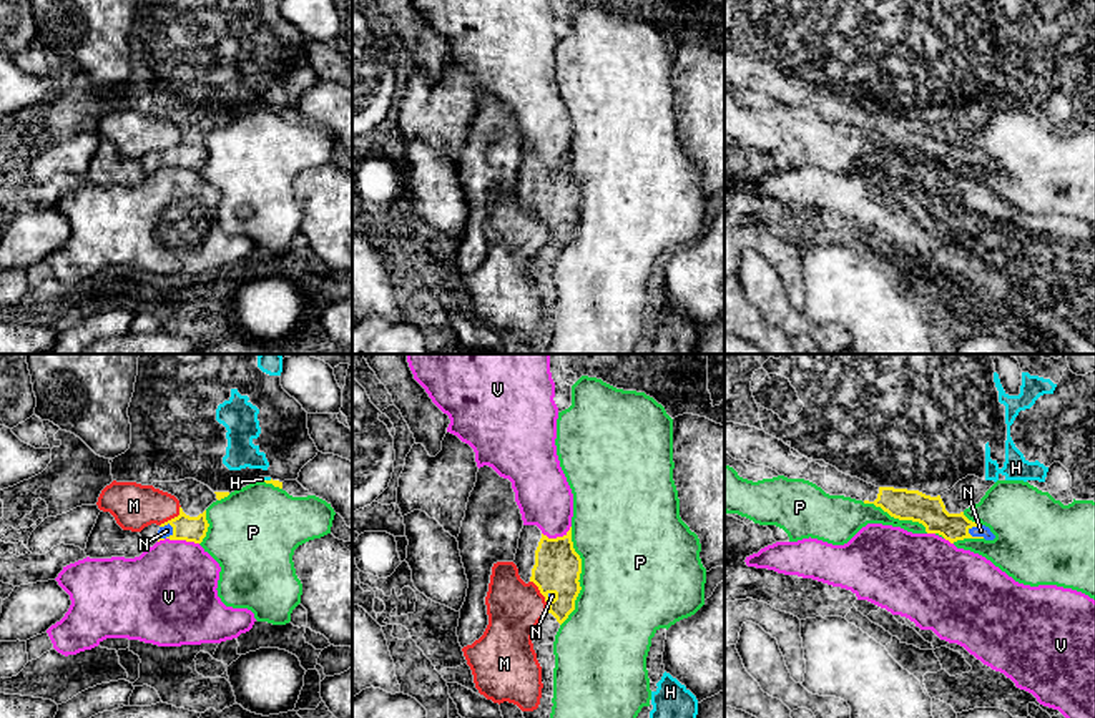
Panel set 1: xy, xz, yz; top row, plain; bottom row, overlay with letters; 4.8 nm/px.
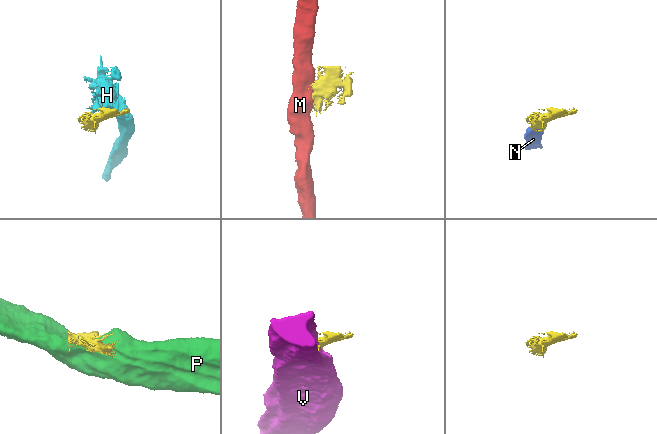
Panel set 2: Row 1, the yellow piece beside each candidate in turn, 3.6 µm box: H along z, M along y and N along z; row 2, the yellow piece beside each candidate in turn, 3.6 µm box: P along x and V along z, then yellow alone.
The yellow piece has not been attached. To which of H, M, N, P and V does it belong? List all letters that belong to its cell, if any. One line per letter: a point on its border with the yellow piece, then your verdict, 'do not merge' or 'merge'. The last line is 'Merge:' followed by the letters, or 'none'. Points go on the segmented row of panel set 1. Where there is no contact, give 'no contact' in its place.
H: contact xy (266, 481); do not merge
M: contact xz (544, 595); do not merge
N: contact yz (976, 537); merge
P: contact xz (579, 577); do not merge
V: contact xy (178, 539); do not merge
Merge: N

